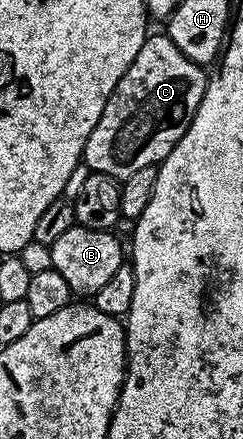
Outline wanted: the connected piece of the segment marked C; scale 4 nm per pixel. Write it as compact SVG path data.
M166 35L148 36L147 42L137 51L137 59L121 75L117 87L113 87L113 95L105 103L105 111L101 111L101 119L97 119L97 127L89 135L83 148L82 162L90 172L104 173L116 179L133 175L133 171L141 171L141 167L158 166L169 151L183 138L201 99L207 90L208 74L204 66L193 63L172 43Z

